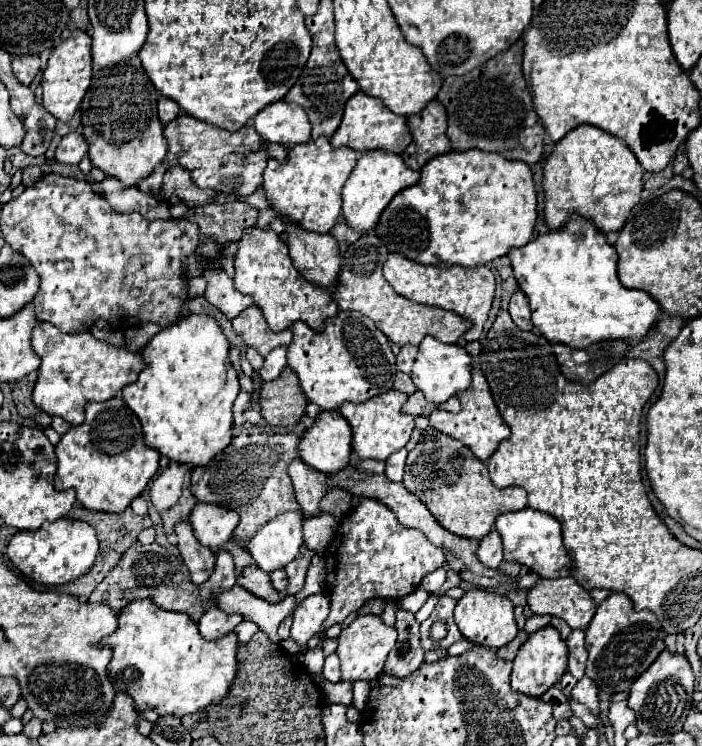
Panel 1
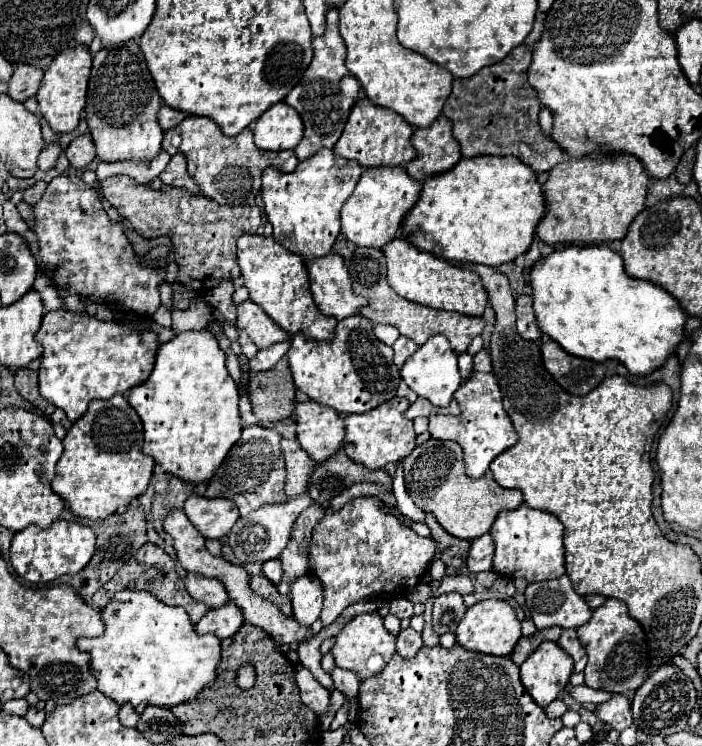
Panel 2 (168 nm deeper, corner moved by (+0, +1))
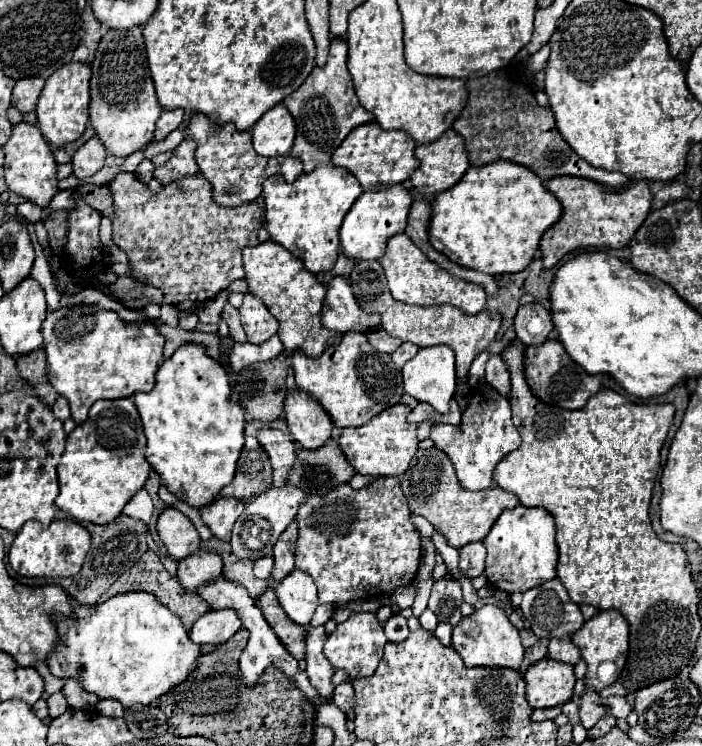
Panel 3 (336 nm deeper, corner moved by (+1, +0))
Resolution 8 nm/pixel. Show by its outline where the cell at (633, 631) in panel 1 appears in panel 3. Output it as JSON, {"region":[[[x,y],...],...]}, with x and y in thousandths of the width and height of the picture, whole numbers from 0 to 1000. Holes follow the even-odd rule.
{"region":[[[860,816],[860,819],[852,819],[843,830],[838,830],[818,851],[815,851],[815,859],[823,865],[826,875],[829,875],[829,883],[835,886],[838,891],[838,902],[832,908],[835,913],[835,924],[843,924],[843,926],[858,926],[860,921],[872,918],[876,912],[880,912],[889,891],[892,891],[892,883],[895,883],[895,851],[897,851],[897,843],[895,843],[895,832],[886,827],[883,819],[877,816]]]}

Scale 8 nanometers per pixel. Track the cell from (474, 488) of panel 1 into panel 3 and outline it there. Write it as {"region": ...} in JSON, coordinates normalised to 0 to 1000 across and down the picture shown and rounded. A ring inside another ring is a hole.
{"region":[[[615,599],[607,605],[595,602],[584,618],[581,631],[573,634],[570,647],[573,647],[573,658],[581,669],[584,685],[610,696],[650,736],[655,736],[658,731],[672,728],[672,725],[687,725],[695,717],[704,698],[709,696],[712,685],[735,680],[741,674],[732,661],[724,661],[712,653],[698,653],[689,658],[661,655],[652,647],[641,613],[624,599]]]}

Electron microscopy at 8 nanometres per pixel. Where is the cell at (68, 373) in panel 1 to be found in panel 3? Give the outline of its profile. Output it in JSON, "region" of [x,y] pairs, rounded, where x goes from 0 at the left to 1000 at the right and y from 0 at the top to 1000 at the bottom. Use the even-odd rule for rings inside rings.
{"region":[[[103,409],[71,417],[60,436],[68,481],[68,513],[94,532],[103,562],[120,567],[125,548],[140,535],[185,532],[194,524],[214,524],[231,484],[234,452],[214,430],[179,433],[162,417],[131,417],[128,409]]]}

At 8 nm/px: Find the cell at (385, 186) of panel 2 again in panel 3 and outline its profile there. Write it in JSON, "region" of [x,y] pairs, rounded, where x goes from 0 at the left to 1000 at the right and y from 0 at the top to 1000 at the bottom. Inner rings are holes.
{"region":[[[573,245],[538,253],[521,253],[493,286],[484,304],[484,328],[499,347],[541,347],[556,318],[575,312],[587,277],[587,259]]]}

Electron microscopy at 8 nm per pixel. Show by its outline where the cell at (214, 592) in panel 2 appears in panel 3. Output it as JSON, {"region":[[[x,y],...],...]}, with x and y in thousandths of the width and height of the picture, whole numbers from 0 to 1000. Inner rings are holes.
{"region":[[[285,736],[274,747],[254,752],[254,776],[265,792],[279,792],[311,773],[316,773],[316,752],[302,739]]]}

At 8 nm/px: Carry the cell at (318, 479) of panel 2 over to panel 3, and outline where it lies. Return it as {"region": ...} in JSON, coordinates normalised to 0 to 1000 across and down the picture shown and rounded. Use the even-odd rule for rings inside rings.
{"region":[[[479,588],[447,605],[425,605],[410,647],[433,655],[436,664],[462,664],[481,650],[496,647],[507,637],[504,626],[493,618]]]}

